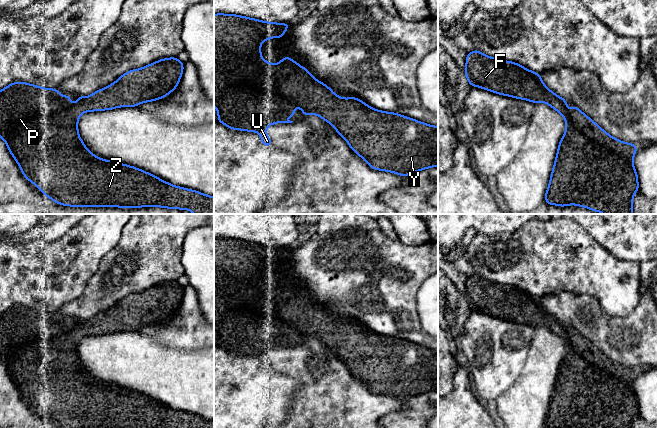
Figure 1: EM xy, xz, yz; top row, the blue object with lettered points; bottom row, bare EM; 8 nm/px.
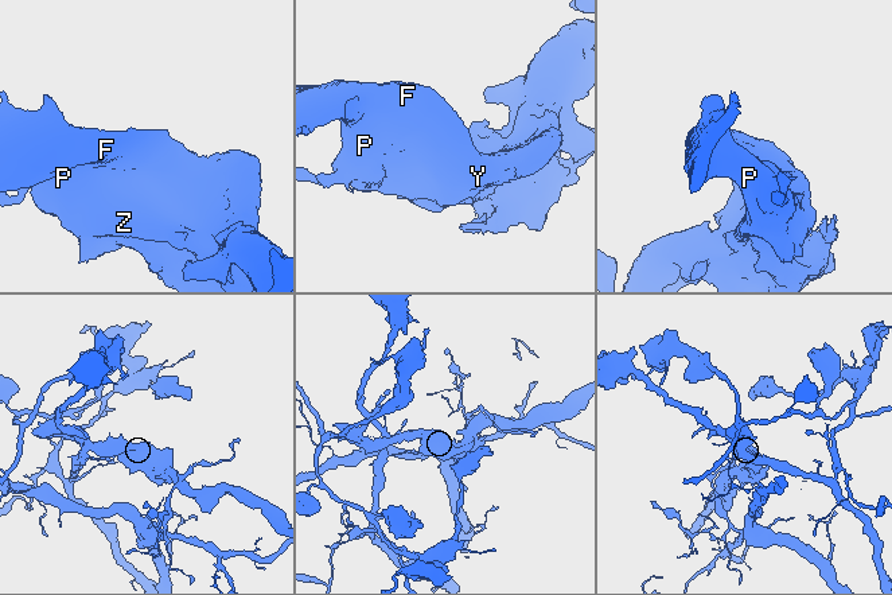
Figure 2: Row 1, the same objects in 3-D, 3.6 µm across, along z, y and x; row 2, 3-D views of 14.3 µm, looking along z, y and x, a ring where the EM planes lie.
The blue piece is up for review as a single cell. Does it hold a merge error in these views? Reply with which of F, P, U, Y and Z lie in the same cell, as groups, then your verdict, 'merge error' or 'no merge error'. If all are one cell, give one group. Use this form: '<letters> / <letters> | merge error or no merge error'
F P Y Z / U | merge error

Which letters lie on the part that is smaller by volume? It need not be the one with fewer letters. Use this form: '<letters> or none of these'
F, P, Y, Z

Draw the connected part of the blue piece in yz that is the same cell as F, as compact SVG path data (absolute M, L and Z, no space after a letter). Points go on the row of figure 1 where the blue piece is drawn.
M475 49L466 55L465 75L470 86L535 104L545 102L564 117L566 129L544 198L548 205L565 207L573 204L603 214L633 214L633 196L639 191L633 158L639 146L612 137L583 113L567 109L546 87L539 73L518 63L489 57Z

